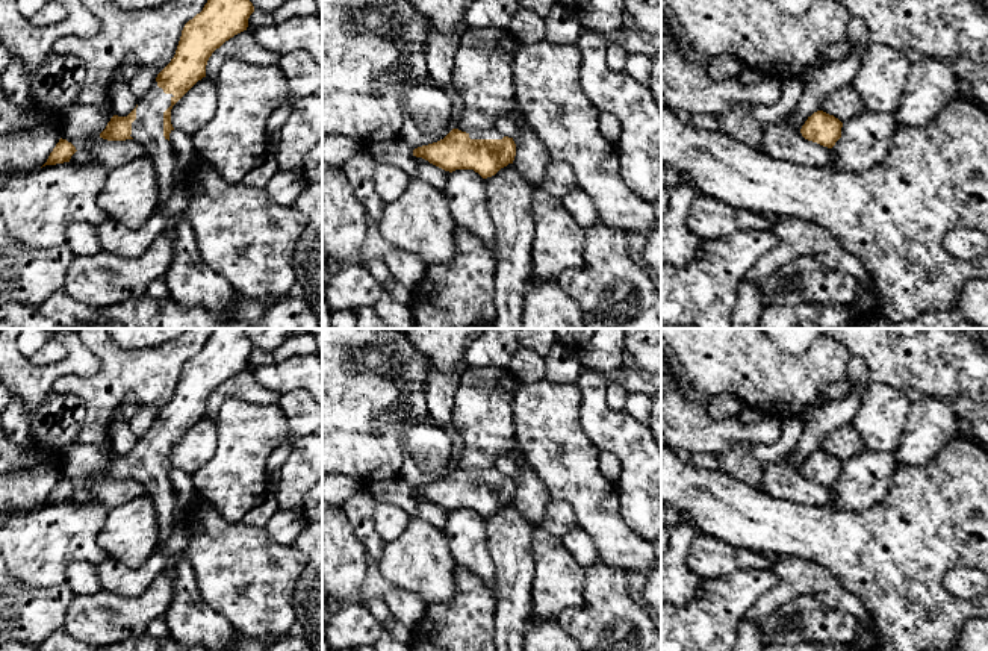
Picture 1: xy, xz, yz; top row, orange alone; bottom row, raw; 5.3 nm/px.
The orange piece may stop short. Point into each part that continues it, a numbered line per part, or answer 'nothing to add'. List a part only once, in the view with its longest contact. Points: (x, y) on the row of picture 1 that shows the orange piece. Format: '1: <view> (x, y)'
1: xy (147, 129)

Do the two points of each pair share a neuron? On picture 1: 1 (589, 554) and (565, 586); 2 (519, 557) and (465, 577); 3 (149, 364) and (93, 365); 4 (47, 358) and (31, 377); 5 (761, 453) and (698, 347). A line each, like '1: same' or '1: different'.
1: different
2: different
3: different
4: different
5: different

